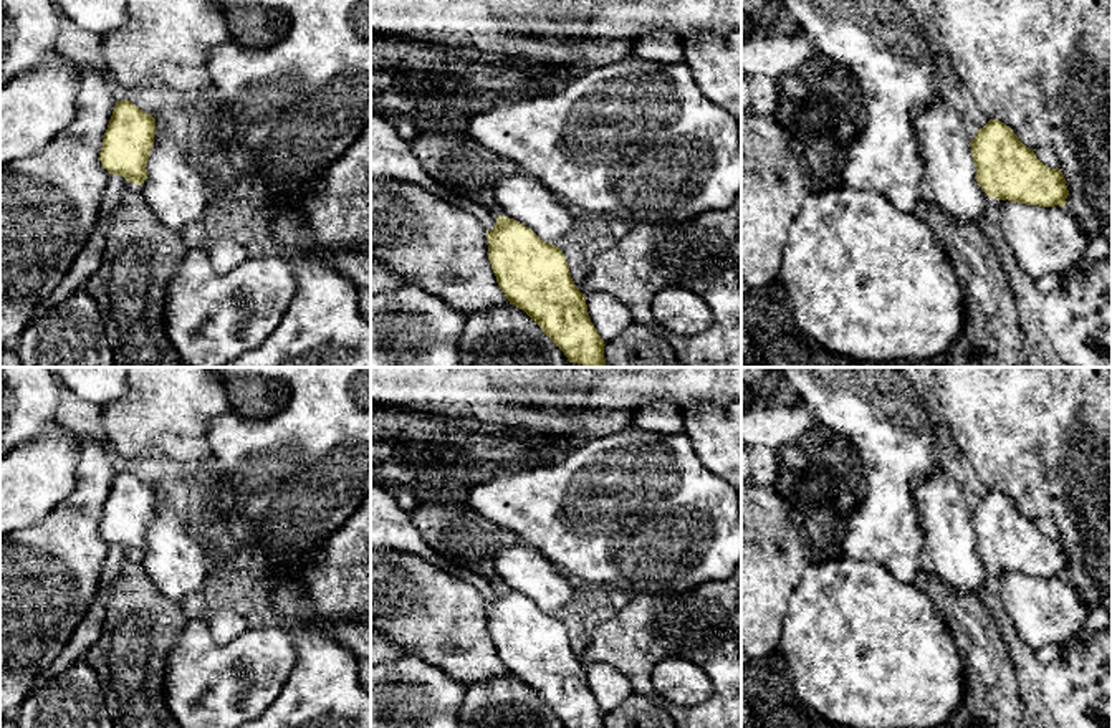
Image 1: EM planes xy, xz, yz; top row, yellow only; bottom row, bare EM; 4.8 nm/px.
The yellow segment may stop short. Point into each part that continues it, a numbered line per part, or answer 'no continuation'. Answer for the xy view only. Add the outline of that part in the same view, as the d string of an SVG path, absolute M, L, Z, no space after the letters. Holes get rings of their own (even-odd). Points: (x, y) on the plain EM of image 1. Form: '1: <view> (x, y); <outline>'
no continuation

